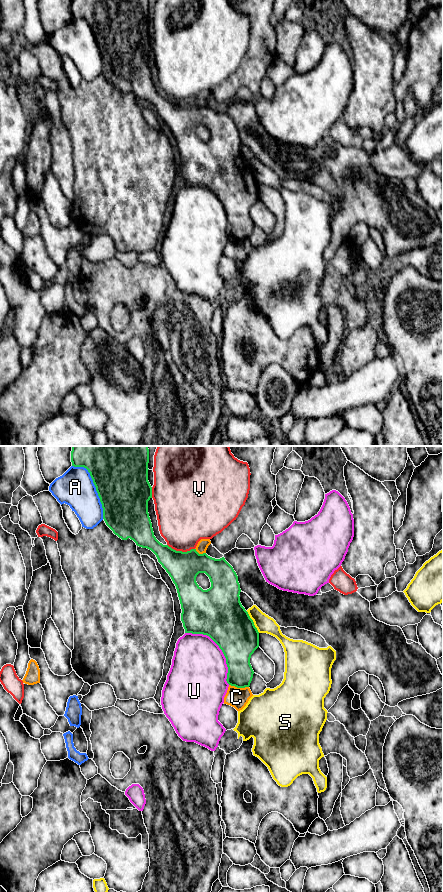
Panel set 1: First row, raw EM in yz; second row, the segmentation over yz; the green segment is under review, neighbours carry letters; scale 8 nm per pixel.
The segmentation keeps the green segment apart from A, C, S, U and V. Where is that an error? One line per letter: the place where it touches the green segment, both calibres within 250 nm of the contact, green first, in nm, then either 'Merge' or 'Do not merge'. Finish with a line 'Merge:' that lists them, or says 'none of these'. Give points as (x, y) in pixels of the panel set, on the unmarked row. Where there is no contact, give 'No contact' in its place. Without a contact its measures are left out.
A: Touches green at yz (95, 38). Thickness 440 nm (green) against 300 nm. Do not merge
C: Touches green at yz (239, 239). Thickness 200 nm (green) against 160 nm. Do not merge
S: Touches green at yz (253, 174). Thickness 360 nm (green) against 140 nm. Do not merge
U: Touches green at yz (220, 200). Thickness 380 nm (green) against 440 nm. Do not merge
V: Touches green at yz (181, 103). Thickness 260 nm (green) against 420 nm. Do not merge
Merge: none of these

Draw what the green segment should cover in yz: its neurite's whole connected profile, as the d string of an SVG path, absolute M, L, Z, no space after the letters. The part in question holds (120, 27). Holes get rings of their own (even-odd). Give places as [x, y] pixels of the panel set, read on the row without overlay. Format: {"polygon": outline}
{"polygon": "M72 0L71 14L74 19L84 19L90 25L103 60L103 71L106 77L122 92L130 90L137 98L151 102L158 114L166 122L176 138L181 156L181 173L185 185L209 188L222 202L228 219L227 235L237 240L249 239L254 223L250 216L251 207L259 199L259 184L248 164L240 154L240 136L233 119L224 109L215 111L206 105L199 106L196 101L187 104L176 103L163 97L154 88L152 75L148 65L148 53L152 50L152 39L148 33L148 0ZM199 125L205 125L211 139L203 142L196 134Z"}

